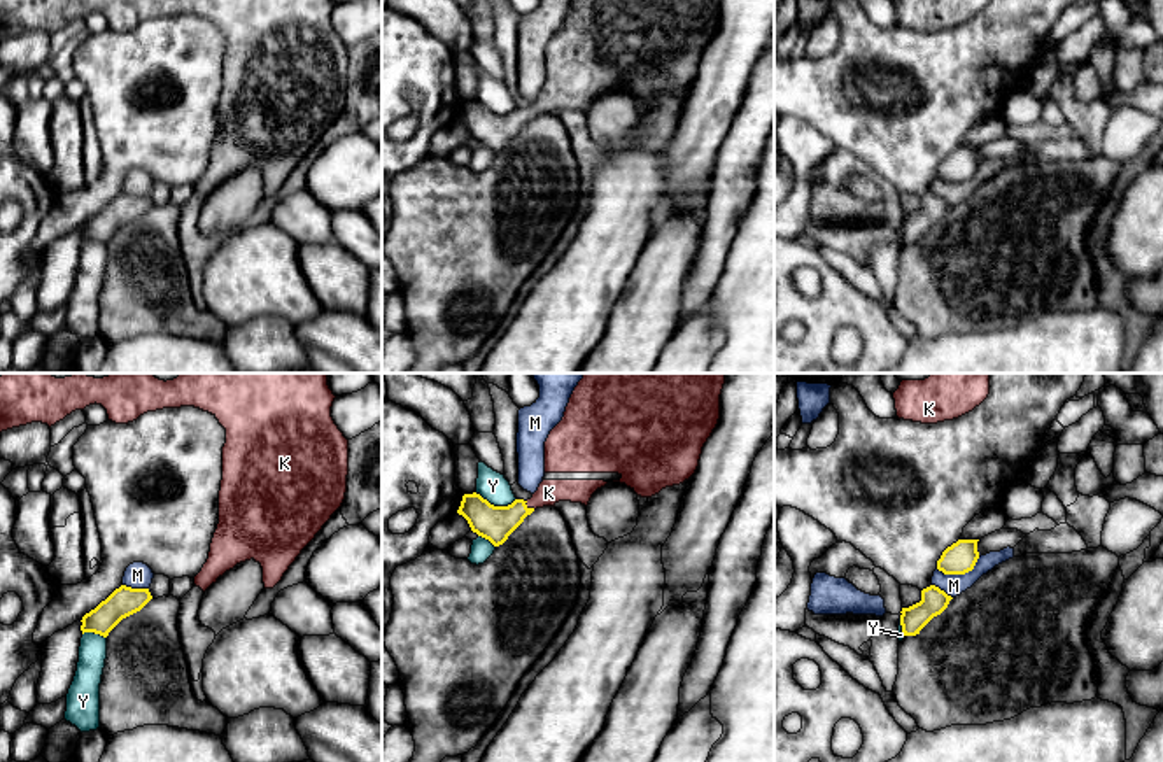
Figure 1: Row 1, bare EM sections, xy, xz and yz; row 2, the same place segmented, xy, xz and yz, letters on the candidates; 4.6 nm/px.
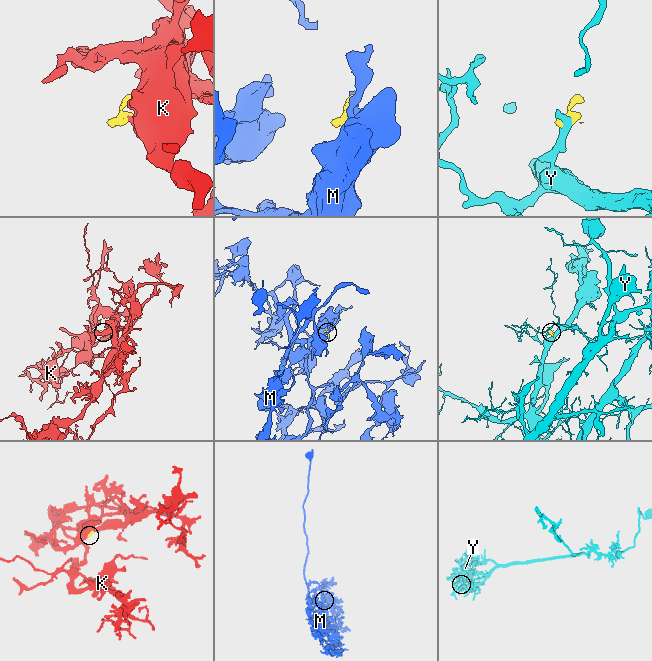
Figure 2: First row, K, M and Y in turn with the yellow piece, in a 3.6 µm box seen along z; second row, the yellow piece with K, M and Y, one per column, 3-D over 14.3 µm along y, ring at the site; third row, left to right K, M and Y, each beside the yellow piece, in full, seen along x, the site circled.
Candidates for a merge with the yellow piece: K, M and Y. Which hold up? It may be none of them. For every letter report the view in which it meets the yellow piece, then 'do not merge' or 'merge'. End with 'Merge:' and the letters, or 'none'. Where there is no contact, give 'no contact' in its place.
K: xz | merge
M: yz | do not merge
Y: xz | do not merge
Merge: K

